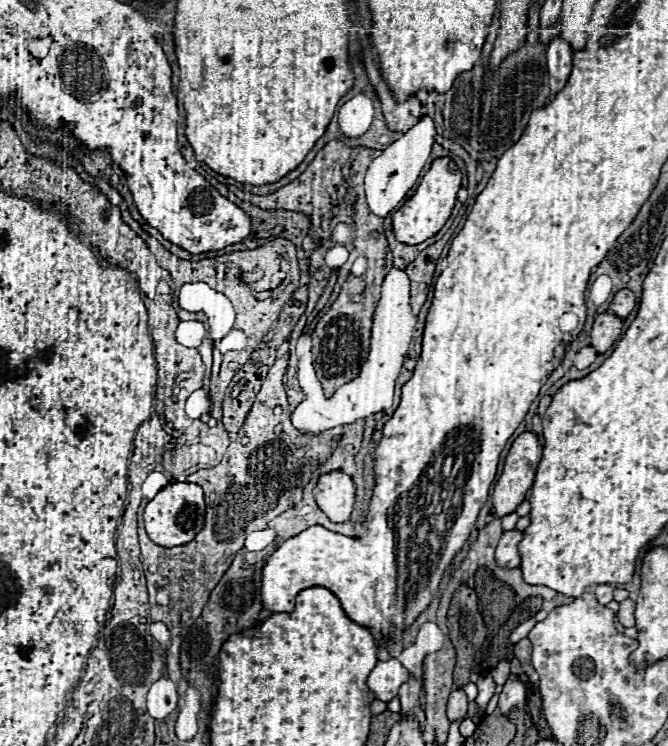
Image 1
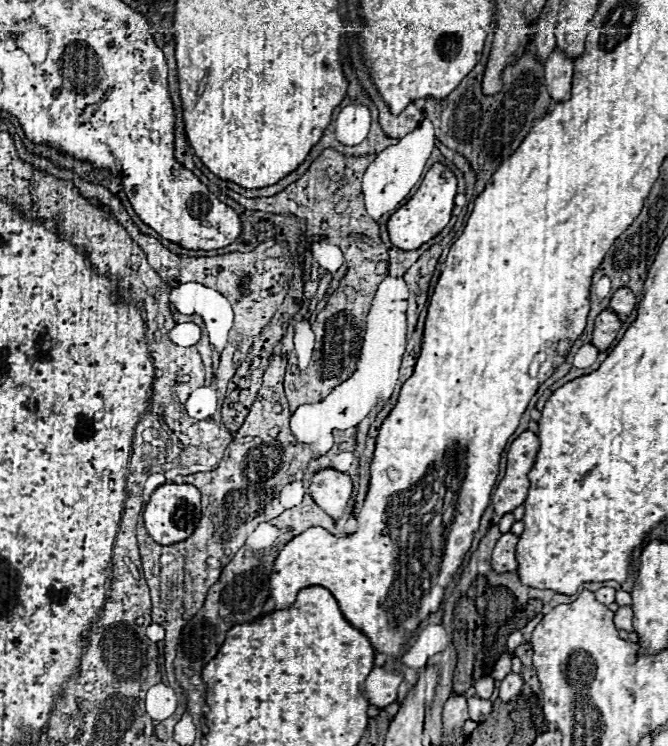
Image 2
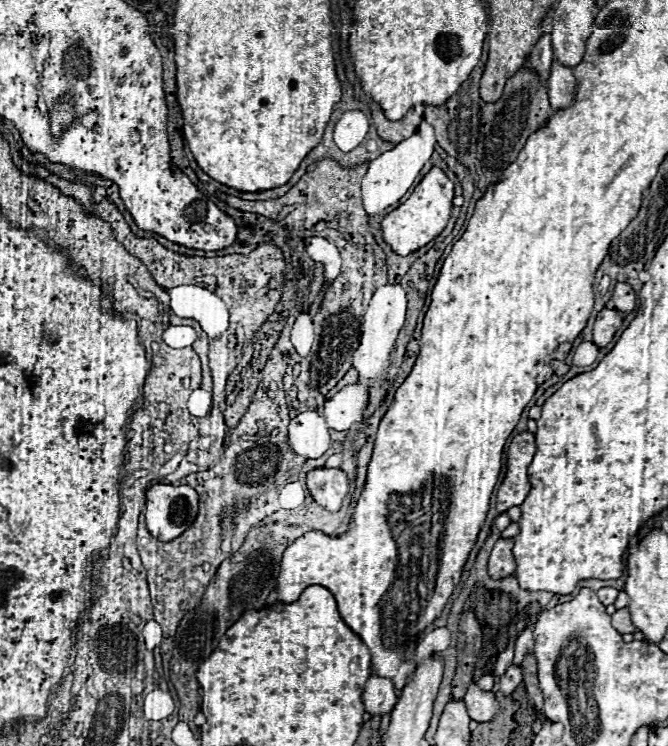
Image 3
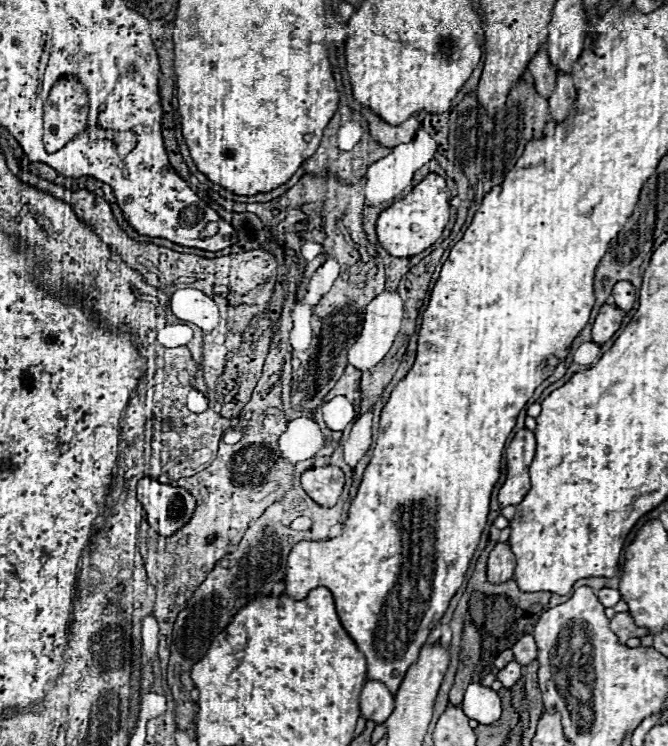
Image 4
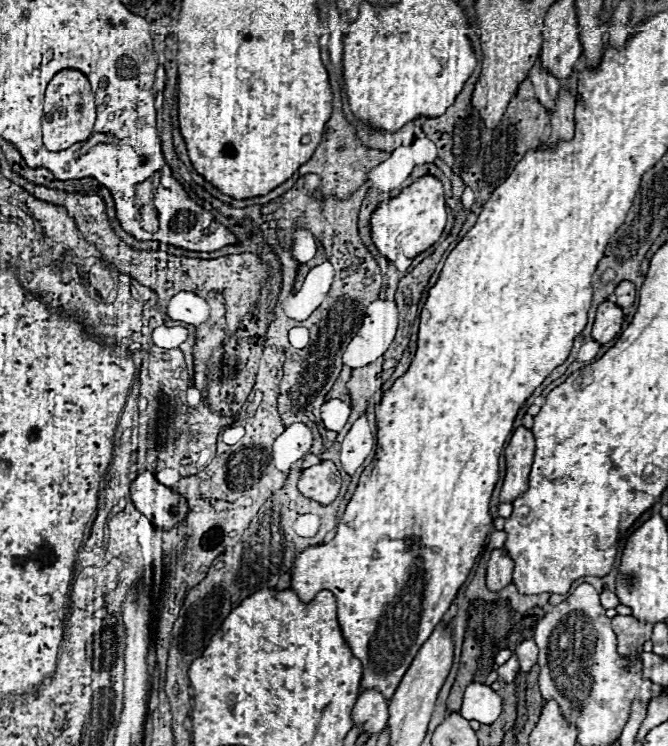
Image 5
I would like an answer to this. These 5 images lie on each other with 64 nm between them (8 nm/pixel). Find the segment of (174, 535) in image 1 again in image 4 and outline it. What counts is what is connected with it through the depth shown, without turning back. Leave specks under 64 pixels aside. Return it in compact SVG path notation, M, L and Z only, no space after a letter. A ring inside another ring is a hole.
M154 478L140 480L138 500L144 506L150 528L160 536L172 536L176 530L186 526L196 508L196 500L188 490L160 484Z

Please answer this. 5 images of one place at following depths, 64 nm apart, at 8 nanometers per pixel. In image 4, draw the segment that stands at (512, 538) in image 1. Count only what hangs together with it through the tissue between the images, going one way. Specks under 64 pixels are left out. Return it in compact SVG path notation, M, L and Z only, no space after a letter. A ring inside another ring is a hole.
M506 542L496 544L496 548L490 552L490 560L488 560L488 580L492 584L502 584L514 576L514 568L516 568L516 558L514 558L510 546Z

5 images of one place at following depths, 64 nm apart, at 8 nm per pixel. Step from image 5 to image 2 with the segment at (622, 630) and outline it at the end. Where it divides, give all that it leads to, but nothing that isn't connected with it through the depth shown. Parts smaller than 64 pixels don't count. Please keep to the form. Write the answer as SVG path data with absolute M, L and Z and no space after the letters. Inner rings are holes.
M620 606L614 614L614 624L616 628L622 628L626 632L634 632L634 626L632 626L632 608L630 606Z

